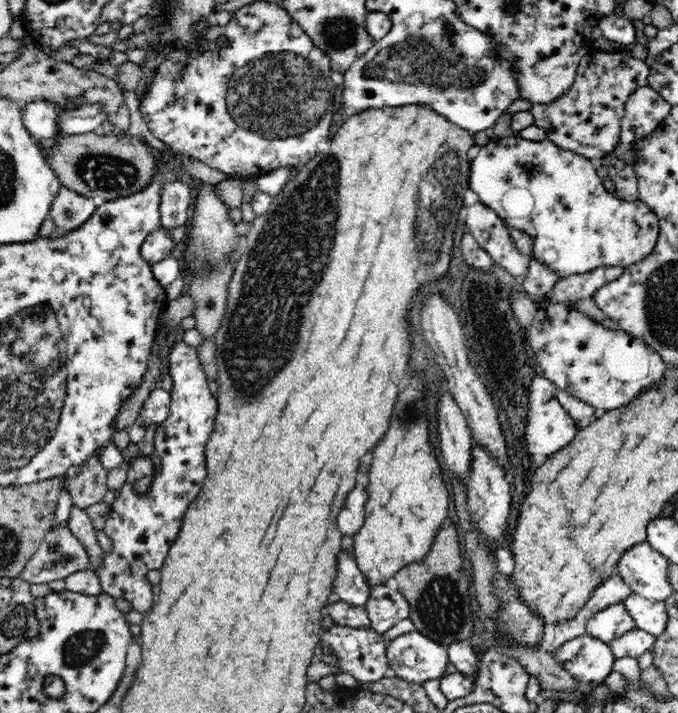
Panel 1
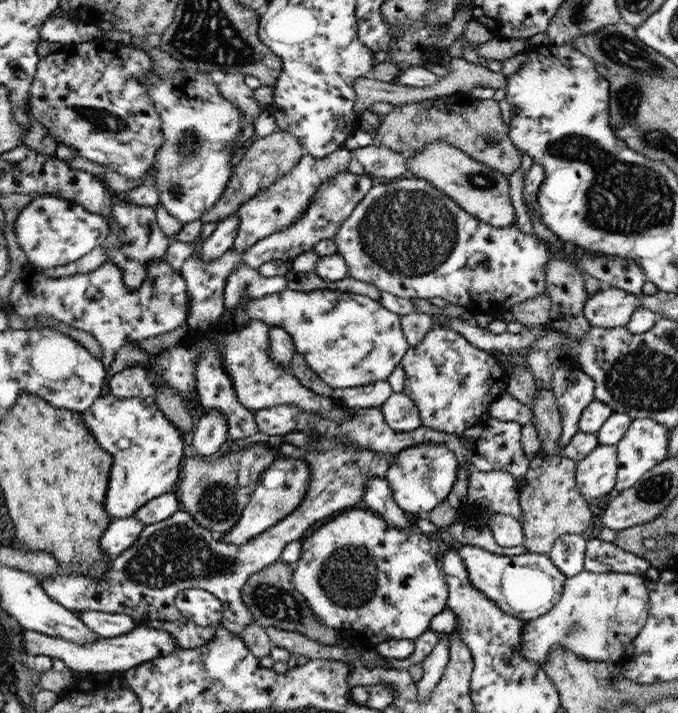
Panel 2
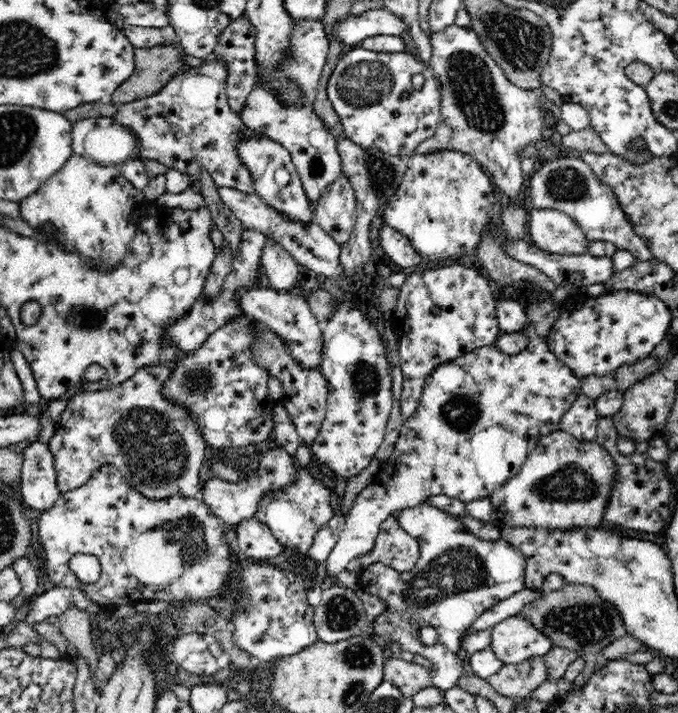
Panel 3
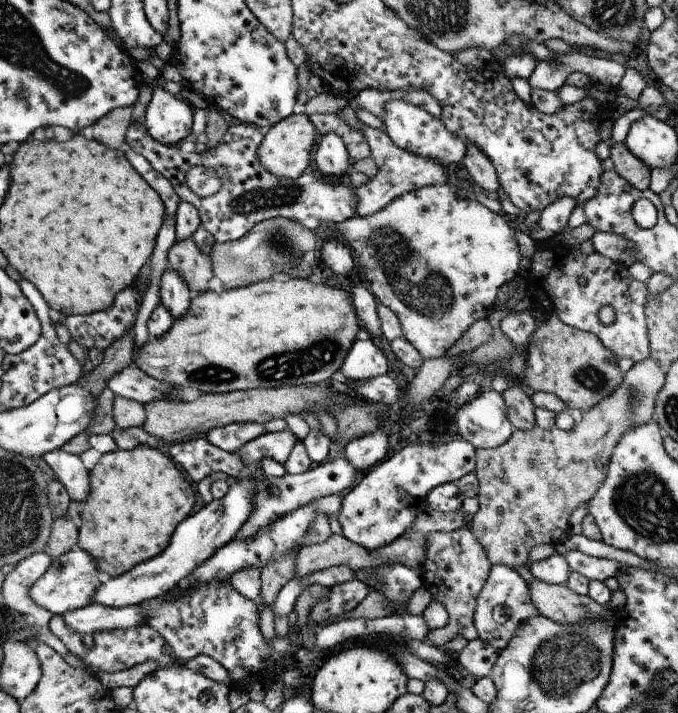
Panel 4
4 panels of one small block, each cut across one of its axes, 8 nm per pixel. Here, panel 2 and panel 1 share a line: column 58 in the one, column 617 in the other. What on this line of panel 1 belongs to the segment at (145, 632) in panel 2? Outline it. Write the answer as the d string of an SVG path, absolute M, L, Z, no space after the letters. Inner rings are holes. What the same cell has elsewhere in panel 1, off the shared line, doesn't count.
M634 627L626 634L620 635L610 642L615 659L630 657L641 658L648 649L652 649L656 636L648 631Z

